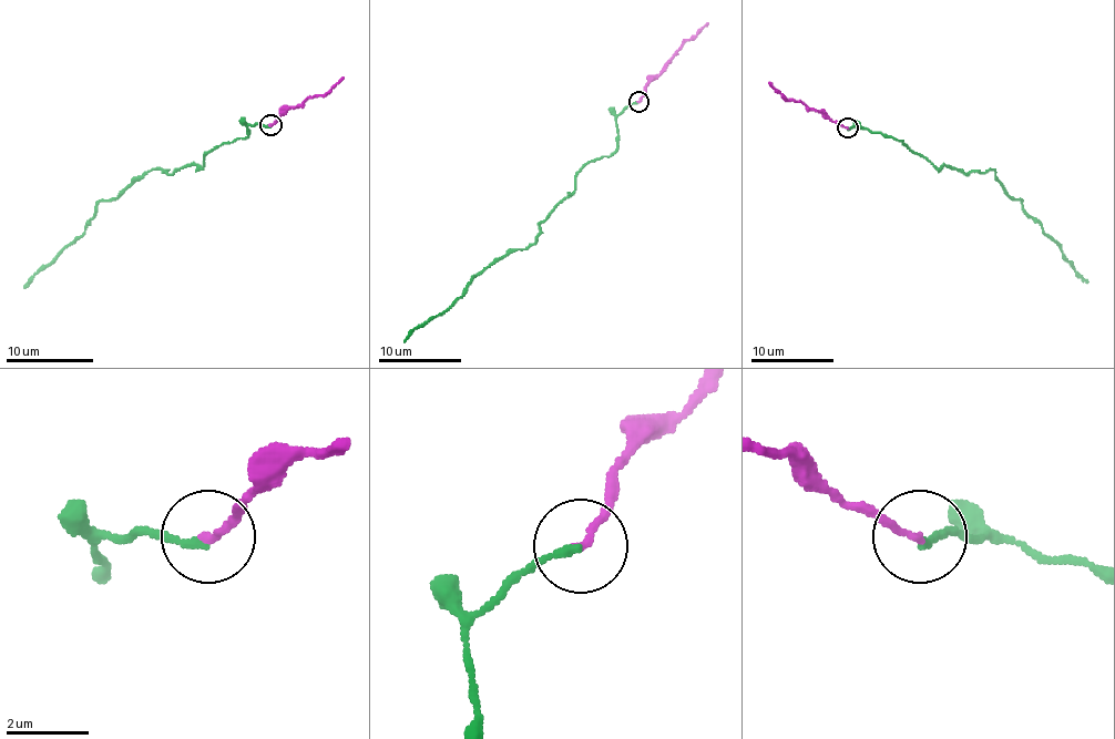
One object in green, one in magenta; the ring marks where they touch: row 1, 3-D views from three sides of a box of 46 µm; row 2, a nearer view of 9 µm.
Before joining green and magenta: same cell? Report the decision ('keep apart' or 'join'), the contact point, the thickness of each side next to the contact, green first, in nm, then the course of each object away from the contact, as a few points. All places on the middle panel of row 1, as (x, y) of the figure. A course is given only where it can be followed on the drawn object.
keep apart; at (638, 101); 180 nm thick on the green side, 170 nm on the other; green runs (638, 102), (615, 119), (617, 147), (582, 167), (536, 240), (479, 272), (462, 296), (405, 341); magenta runs (638, 102), (646, 85), (673, 54), (708, 23)

